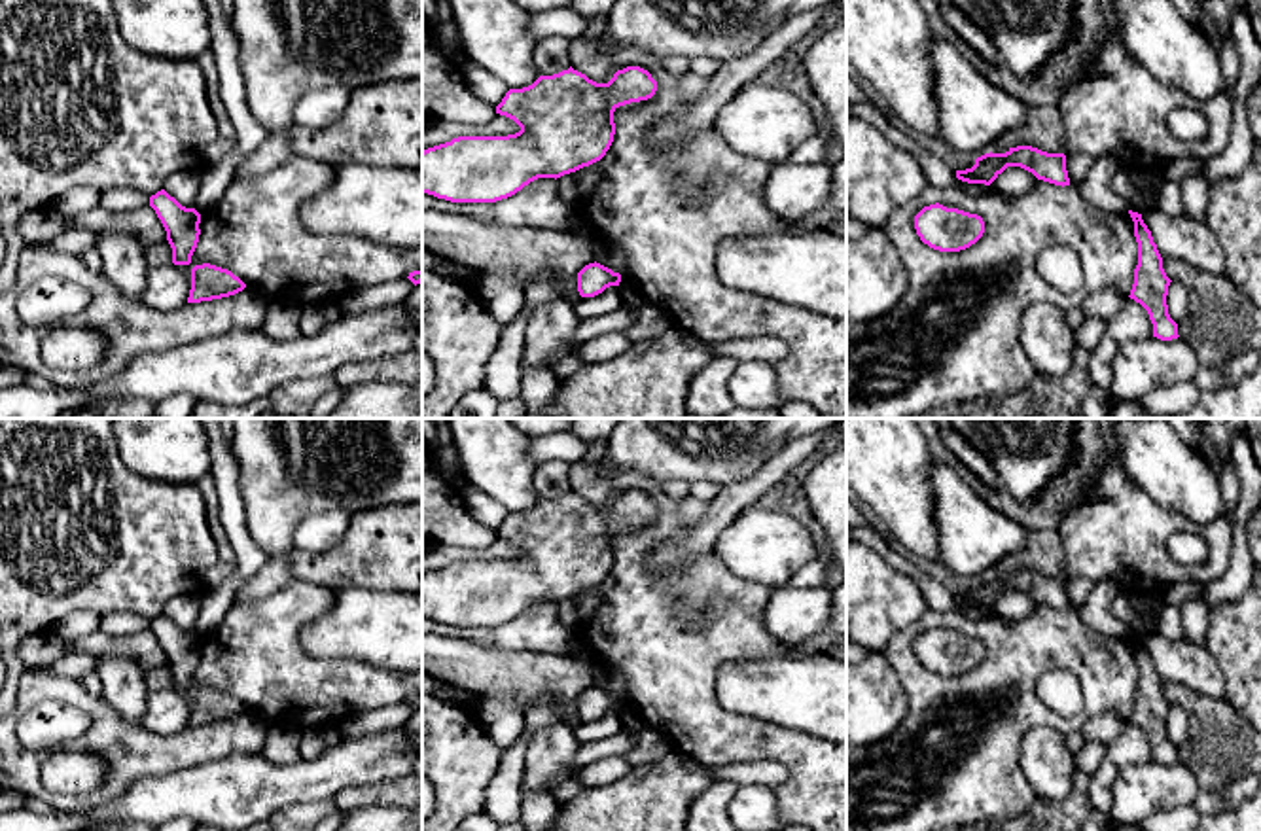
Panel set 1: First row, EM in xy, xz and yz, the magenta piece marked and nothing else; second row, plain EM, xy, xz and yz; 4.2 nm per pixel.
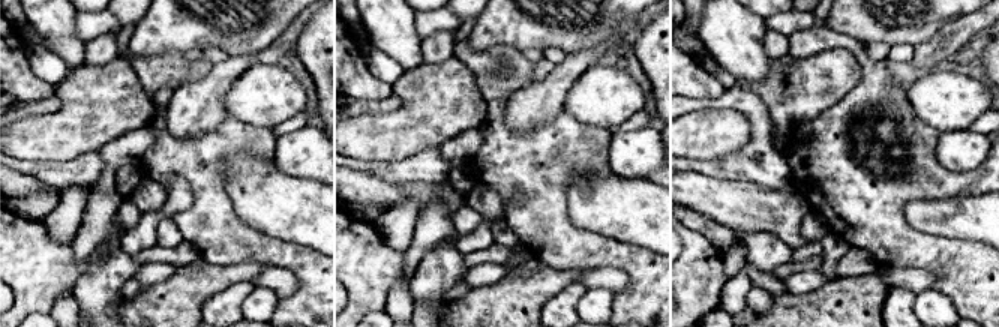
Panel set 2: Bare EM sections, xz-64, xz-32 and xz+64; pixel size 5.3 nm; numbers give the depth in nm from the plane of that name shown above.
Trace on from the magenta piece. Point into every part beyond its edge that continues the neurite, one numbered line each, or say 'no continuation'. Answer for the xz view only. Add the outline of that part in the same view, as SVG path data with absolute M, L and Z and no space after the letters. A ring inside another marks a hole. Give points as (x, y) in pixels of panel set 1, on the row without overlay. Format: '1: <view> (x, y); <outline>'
no continuation

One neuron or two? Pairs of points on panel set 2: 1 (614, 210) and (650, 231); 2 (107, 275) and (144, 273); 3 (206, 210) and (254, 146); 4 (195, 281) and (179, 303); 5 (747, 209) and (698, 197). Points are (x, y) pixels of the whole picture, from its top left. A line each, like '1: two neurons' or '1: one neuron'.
1: one neuron
2: two neurons
3: one neuron
4: one neuron
5: one neuron

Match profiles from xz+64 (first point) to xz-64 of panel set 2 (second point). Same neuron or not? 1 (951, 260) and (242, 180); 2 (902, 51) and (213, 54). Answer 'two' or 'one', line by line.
1: two
2: one

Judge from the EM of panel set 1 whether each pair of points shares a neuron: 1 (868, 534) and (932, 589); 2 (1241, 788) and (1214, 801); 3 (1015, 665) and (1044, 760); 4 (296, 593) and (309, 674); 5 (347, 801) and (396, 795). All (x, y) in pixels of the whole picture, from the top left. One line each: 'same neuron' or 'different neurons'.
1: same neuron
2: same neuron
3: different neurons
4: same neuron
5: same neuron

